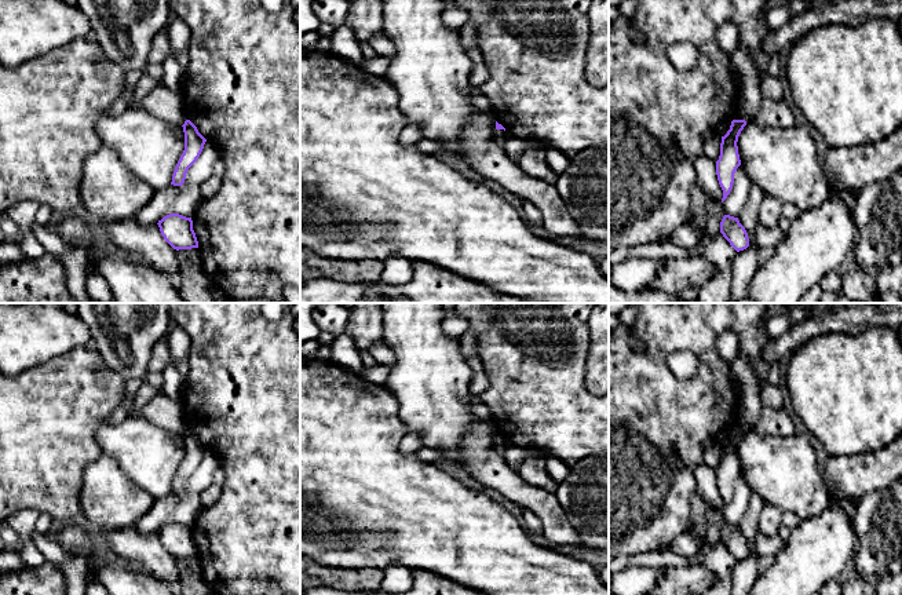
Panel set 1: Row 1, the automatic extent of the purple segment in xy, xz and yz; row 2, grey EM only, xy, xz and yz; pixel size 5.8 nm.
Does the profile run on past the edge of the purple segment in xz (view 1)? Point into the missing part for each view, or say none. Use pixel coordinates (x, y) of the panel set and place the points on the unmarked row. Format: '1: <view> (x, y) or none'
1: none

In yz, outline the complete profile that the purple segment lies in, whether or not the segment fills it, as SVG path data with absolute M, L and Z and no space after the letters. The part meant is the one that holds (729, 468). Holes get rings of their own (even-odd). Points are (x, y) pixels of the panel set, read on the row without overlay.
M733 428L727 442L722 445L720 464L716 470L716 483L723 499L722 511L730 503L734 492L734 482L741 474L737 450L745 434L745 428Z

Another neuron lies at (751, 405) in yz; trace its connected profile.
M744 357L731 364L731 372L741 386L741 421L745 430L755 430L763 409L760 401L760 386L756 379L755 362Z

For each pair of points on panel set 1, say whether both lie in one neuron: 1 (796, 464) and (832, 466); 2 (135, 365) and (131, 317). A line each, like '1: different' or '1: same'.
1: different
2: same

